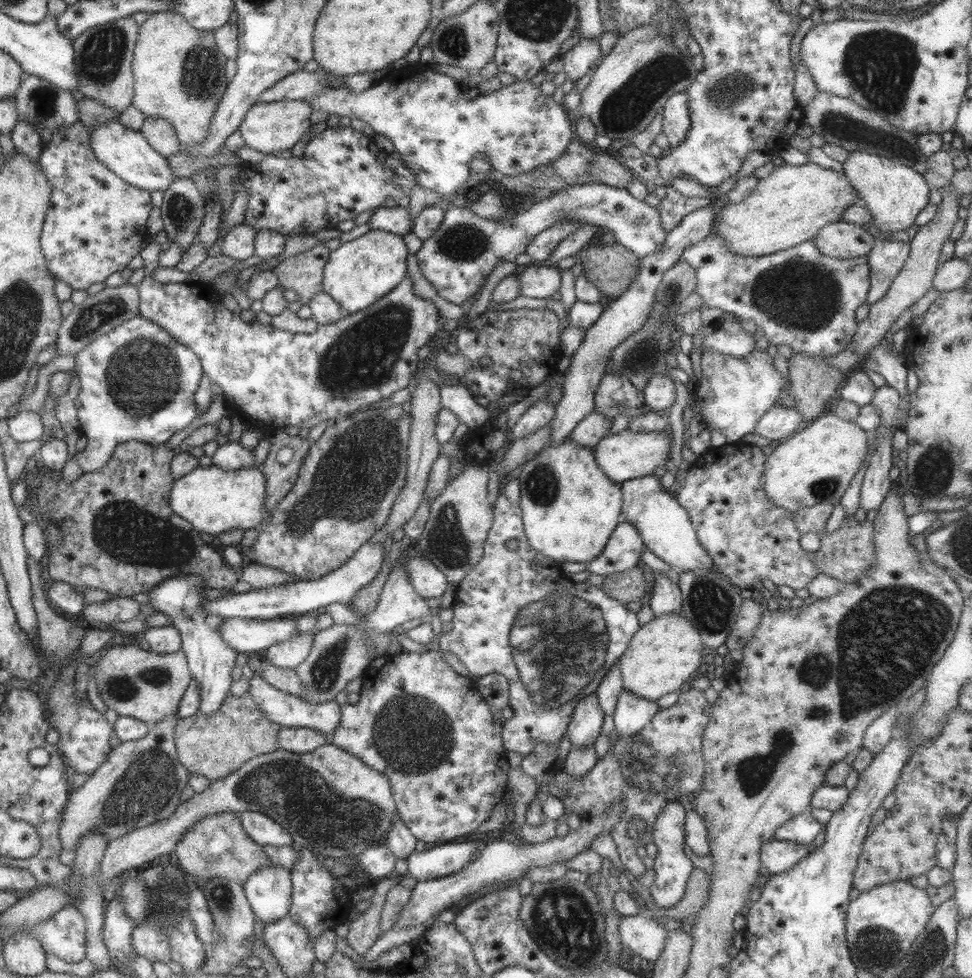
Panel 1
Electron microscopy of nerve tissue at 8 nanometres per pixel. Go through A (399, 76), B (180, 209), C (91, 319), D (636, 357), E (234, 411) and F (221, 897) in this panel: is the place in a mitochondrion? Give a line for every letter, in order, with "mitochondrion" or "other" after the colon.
A: other
B: mitochondrion
C: mitochondrion
D: mitochondrion
E: other
F: mitochondrion

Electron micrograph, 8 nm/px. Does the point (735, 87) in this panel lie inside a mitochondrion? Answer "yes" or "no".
yes

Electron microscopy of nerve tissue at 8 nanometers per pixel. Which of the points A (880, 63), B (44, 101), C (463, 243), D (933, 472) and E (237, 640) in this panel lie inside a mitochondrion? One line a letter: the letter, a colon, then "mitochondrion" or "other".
A: mitochondrion
B: mitochondrion
C: mitochondrion
D: mitochondrion
E: other

